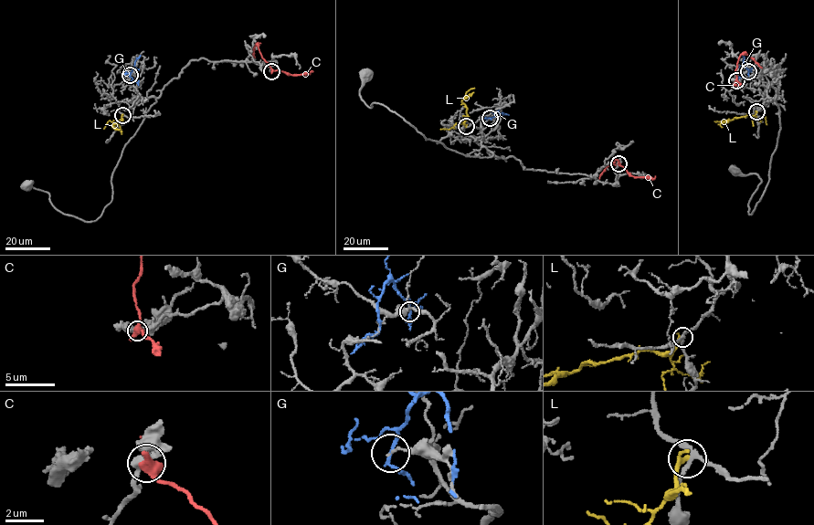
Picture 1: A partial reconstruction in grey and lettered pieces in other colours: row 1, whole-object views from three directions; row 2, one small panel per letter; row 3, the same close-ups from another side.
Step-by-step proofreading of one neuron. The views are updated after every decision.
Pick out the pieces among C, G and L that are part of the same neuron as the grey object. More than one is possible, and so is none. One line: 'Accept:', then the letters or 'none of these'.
Accept: none of these

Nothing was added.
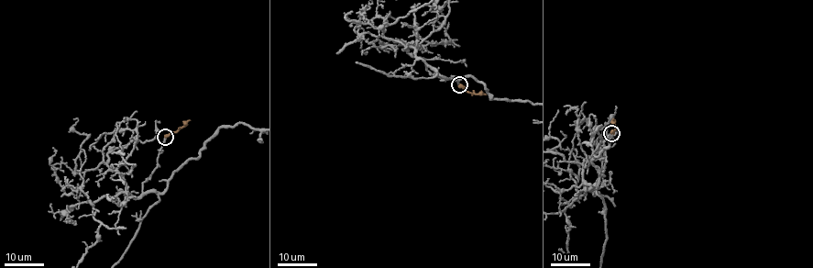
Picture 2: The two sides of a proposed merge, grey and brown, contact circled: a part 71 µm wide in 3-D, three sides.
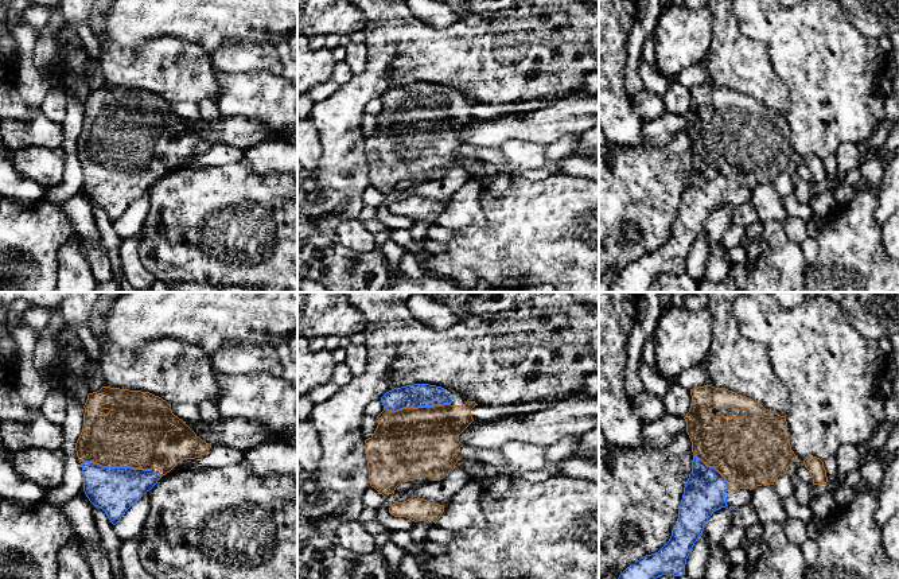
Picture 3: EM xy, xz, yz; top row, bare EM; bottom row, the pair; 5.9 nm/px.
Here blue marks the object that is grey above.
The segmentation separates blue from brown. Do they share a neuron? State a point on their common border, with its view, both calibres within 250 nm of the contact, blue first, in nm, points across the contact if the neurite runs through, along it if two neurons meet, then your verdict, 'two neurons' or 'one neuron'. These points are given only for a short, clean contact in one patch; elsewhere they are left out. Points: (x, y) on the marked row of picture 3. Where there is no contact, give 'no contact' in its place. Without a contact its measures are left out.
contact xy (116, 467); calibres 280 and 420 nm; way xy (113, 489), (116, 467), (117, 454), (139, 432); one neuron

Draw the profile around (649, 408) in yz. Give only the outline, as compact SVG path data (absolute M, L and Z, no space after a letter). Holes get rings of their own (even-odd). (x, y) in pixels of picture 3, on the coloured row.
M646 390L634 399L634 405L637 415L643 423L659 420L666 413L662 399Z

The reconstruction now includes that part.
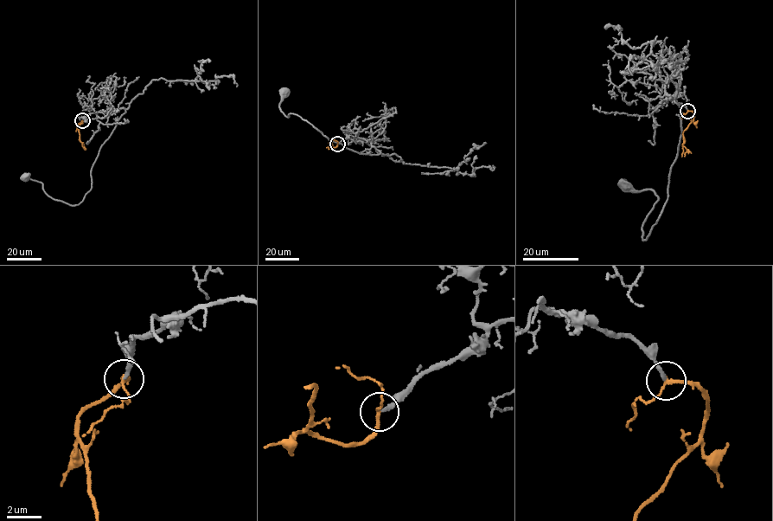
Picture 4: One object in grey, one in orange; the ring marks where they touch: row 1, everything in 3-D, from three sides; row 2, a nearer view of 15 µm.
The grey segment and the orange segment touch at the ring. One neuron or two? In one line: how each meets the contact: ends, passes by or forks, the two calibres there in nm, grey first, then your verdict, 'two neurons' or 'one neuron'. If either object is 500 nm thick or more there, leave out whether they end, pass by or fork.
grey ends there; orange passes by; 200 nm thick on the grey side, 170 nm on the other; one neuron

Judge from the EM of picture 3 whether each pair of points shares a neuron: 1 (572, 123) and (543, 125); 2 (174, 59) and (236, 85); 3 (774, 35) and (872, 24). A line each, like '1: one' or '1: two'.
1: one
2: two
3: two

